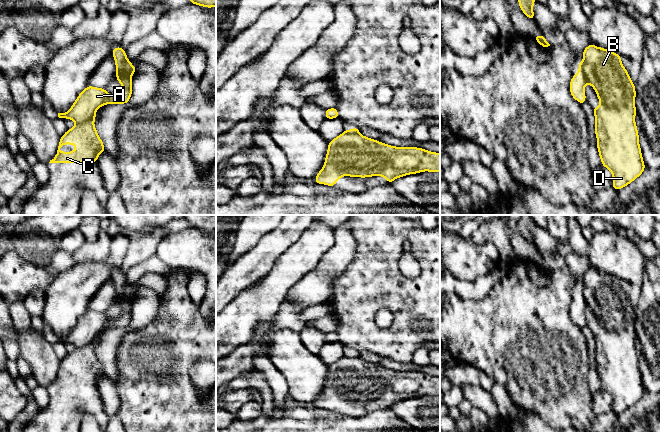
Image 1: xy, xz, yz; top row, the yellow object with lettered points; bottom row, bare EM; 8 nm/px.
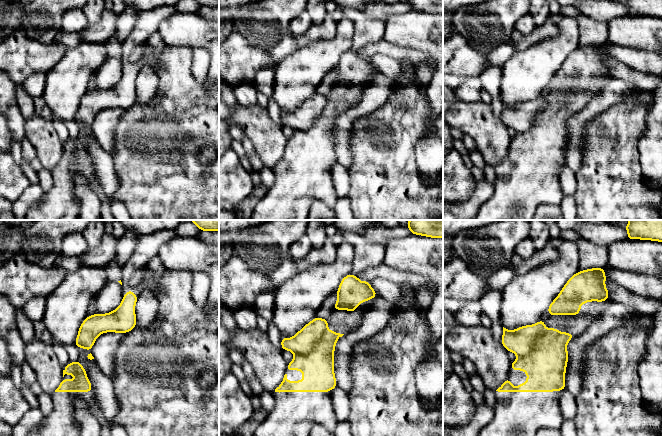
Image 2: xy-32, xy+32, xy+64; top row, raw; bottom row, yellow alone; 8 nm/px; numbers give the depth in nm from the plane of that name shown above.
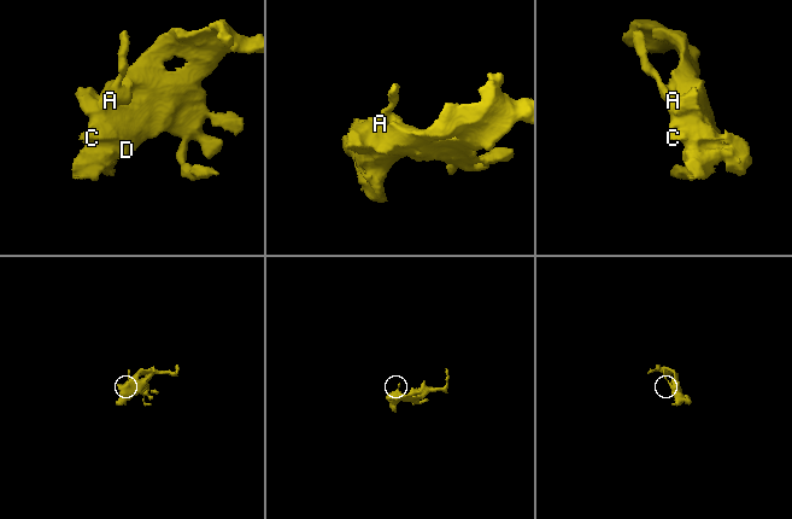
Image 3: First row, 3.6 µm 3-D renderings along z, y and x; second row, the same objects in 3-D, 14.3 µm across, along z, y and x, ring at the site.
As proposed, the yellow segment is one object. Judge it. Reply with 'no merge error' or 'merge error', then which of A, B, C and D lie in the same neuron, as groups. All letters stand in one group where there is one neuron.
merge error | A / B C D

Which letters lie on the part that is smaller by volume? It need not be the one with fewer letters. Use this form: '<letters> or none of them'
A

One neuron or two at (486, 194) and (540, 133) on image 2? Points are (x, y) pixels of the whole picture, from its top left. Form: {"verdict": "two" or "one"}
{"verdict": "two"}

